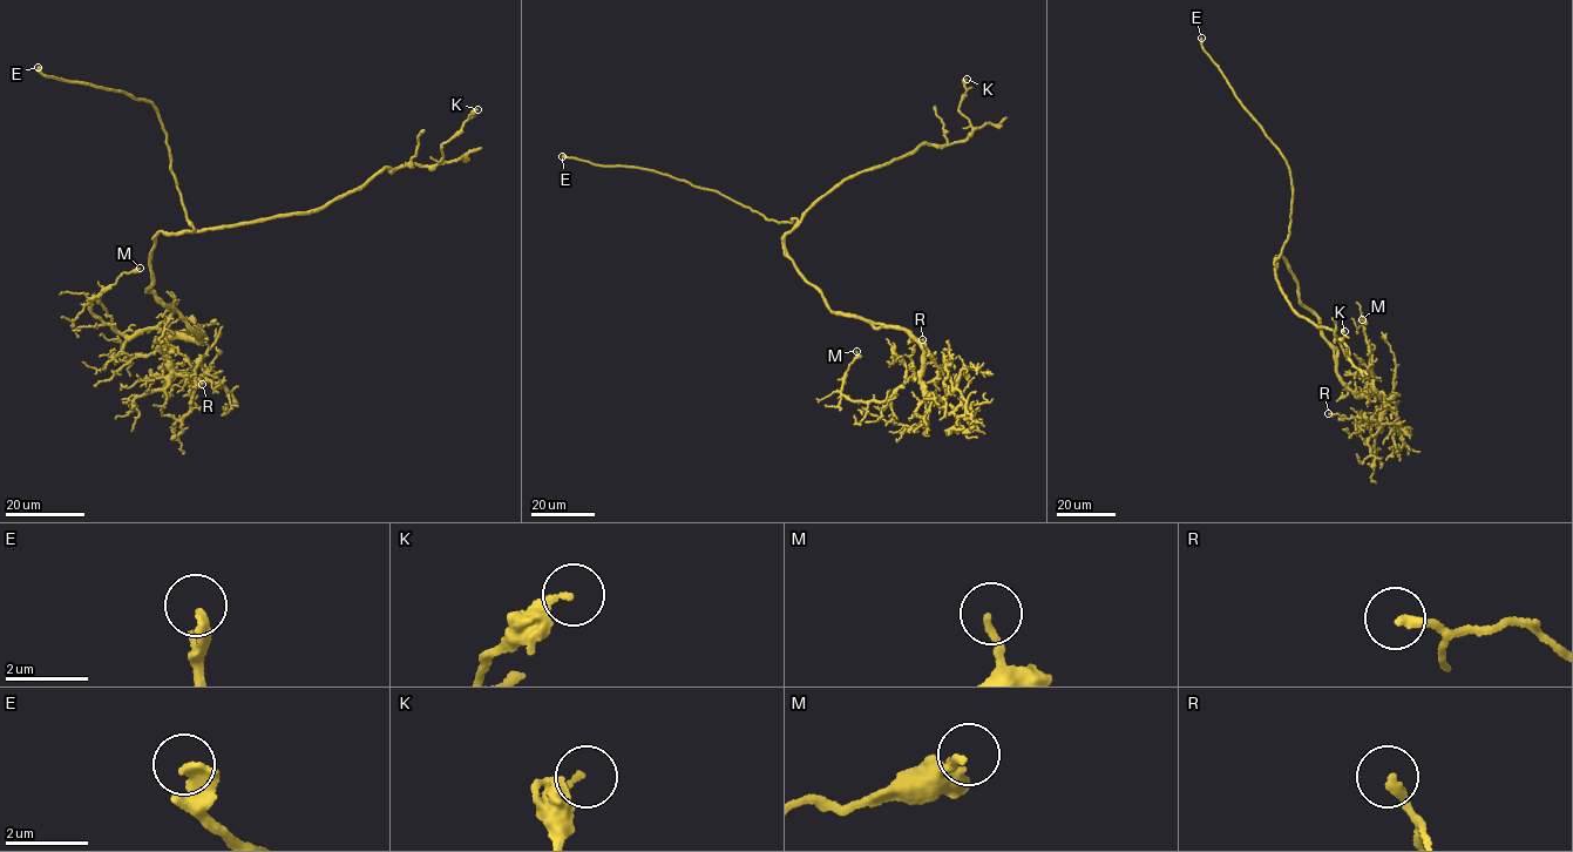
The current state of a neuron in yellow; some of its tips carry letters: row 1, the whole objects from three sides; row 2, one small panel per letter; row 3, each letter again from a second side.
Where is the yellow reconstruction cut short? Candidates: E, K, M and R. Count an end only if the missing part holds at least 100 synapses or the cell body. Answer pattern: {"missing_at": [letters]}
{"missing_at": ["E"]}

